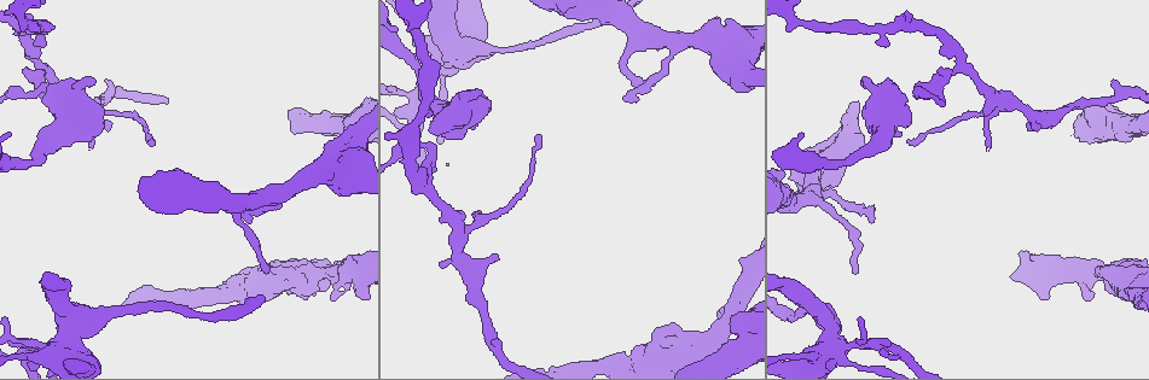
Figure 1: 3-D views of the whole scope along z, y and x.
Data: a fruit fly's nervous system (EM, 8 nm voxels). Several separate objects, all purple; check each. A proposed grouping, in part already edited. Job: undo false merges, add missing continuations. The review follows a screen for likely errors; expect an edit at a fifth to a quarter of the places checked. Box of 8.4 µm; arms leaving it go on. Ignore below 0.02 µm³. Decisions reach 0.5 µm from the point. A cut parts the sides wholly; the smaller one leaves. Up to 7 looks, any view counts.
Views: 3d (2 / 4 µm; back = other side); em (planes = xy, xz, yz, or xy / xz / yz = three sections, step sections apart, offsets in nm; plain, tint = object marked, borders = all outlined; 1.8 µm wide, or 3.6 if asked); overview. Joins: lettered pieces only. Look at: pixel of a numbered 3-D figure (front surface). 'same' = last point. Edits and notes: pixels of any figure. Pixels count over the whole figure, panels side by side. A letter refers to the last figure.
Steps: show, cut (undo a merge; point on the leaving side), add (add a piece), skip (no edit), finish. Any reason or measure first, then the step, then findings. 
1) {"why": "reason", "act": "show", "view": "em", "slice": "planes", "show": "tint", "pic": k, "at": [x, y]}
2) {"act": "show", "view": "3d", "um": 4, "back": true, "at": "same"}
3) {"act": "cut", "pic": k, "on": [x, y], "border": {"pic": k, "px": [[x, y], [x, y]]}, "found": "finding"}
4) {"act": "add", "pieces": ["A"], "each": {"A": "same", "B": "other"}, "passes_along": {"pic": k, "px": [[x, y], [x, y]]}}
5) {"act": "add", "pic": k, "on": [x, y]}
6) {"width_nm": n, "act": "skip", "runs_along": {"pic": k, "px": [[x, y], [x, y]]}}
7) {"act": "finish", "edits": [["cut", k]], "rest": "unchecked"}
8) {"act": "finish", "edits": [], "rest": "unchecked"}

{"why": "abrupt turn", "act": "show", "view": "3d", "um": 2, "pic": 1, "at": [962, 66]}

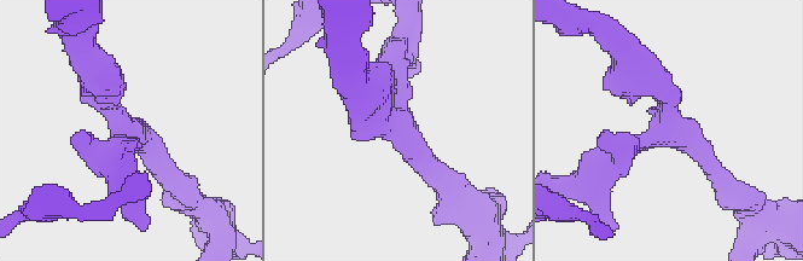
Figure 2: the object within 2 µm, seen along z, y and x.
{"arms": 3, "arm_widths_nm": [220, 220, 260], "why": "now the EM", "act": "show", "view": "em", "slice": "planes", "show": "tint", "pic": 2, "at": [673, 125]}

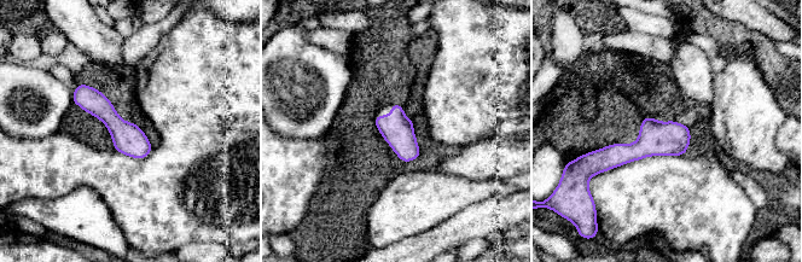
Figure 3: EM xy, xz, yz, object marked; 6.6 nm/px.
{"act": "show", "view": "em", "slice": "planes", "show": "borders", "at": "same"}

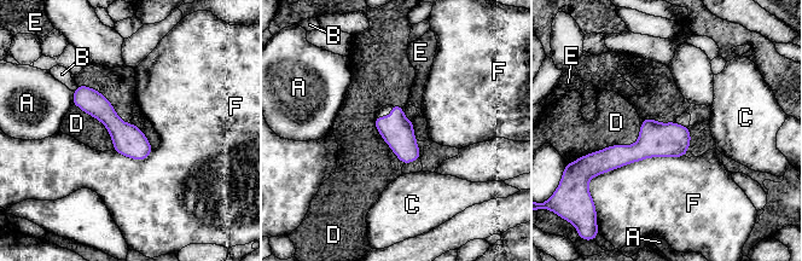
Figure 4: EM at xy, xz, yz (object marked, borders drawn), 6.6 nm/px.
{"longest_contact_nm": ["F", 600], "act": "skip", "each": {"A": "other", "B": "other", "C": "other", "D": "other", "E": "other", "F": "other"}, "border": {"pic": 4, "px": [[640, 126], [633, 144], [586, 155]]}, "found": "one neuron here"}

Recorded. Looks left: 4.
{"why": "branch stops here", "act": "show", "view": "3d", "um": 4, "pic": 1, "at": [495, 257]}

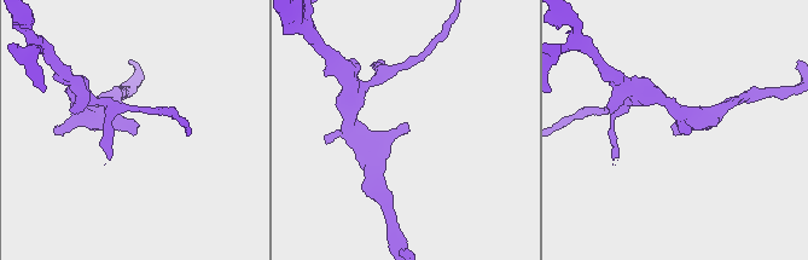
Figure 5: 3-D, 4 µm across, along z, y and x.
{"act": "show", "view": "em", "slice": "yz", "step": 4, "show": "plain", "pic": 5, "at": [134, 134]}

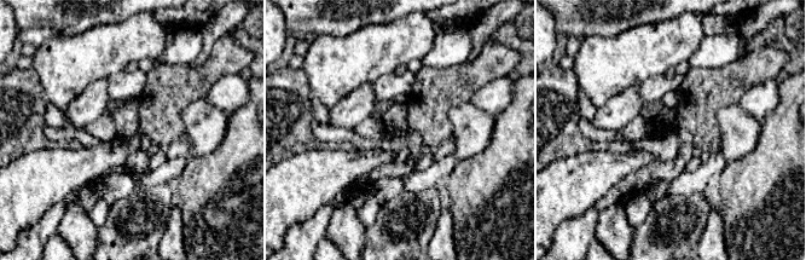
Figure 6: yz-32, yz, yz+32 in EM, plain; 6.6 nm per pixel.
{"why": "see the neighbours", "act": "show", "view": "em", "slice": "yz", "step": 4, "show": "borders", "at": "same"}

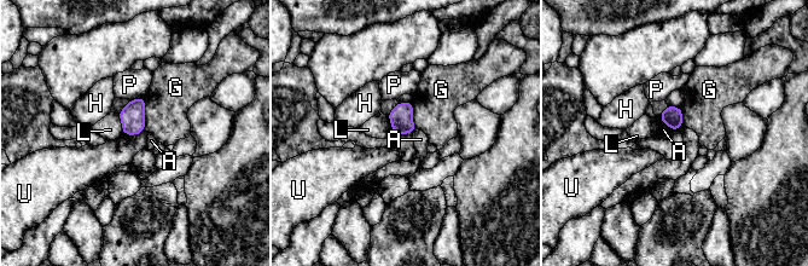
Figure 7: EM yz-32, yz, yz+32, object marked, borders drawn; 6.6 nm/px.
{"longest_contact_nm": ["G", 220], "act": "skip", "each": {"A": "other", "G": "other", "H": "other", "L": "other", "P": "other", "U": "other"}, "border": {"pic": 7, "px": [[144, 129], [135, 134], [123, 134]]}, "found": "none of them fits"}

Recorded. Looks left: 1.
{"why": "thick turns thin", "act": "show", "view": "em", "um": 3.6, "slice": "xy", "step": 8, "show": "borders", "pic": 1, "at": [308, 275]}

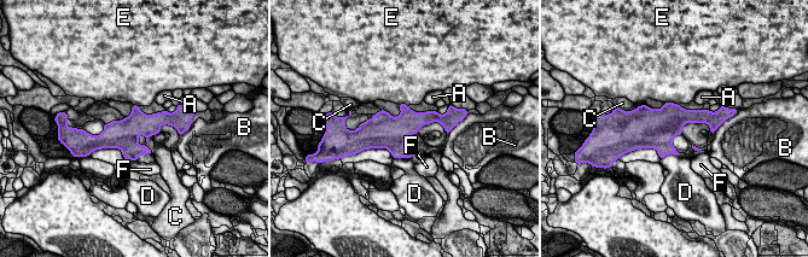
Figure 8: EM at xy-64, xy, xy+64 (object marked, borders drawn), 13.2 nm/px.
{"act": "skip", "each": {"A": "other", "B": "other", "C": "other", "D": "other", "E": "other", "F": "other"}, "border": {"pic": 8, "px": [[160, 132], [153, 135]]}, "found": "continuous, no second neuron"}

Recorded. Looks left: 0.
{"act": "finish", "edits": [], "rest": "unchecked"}

